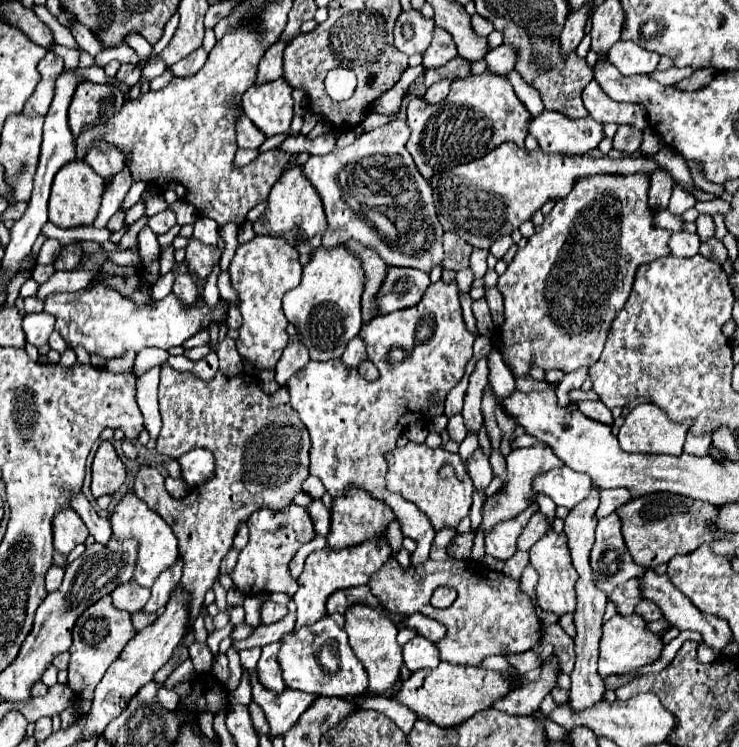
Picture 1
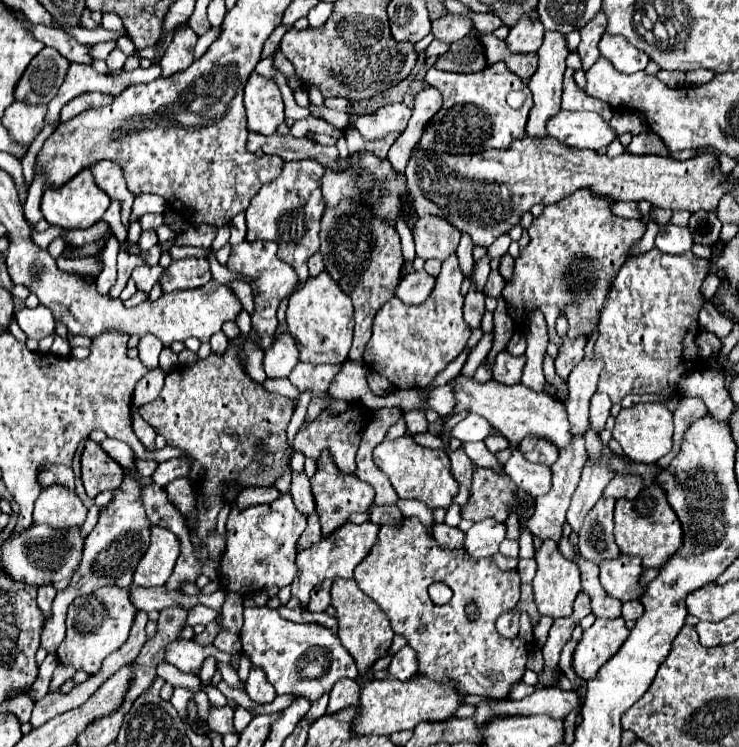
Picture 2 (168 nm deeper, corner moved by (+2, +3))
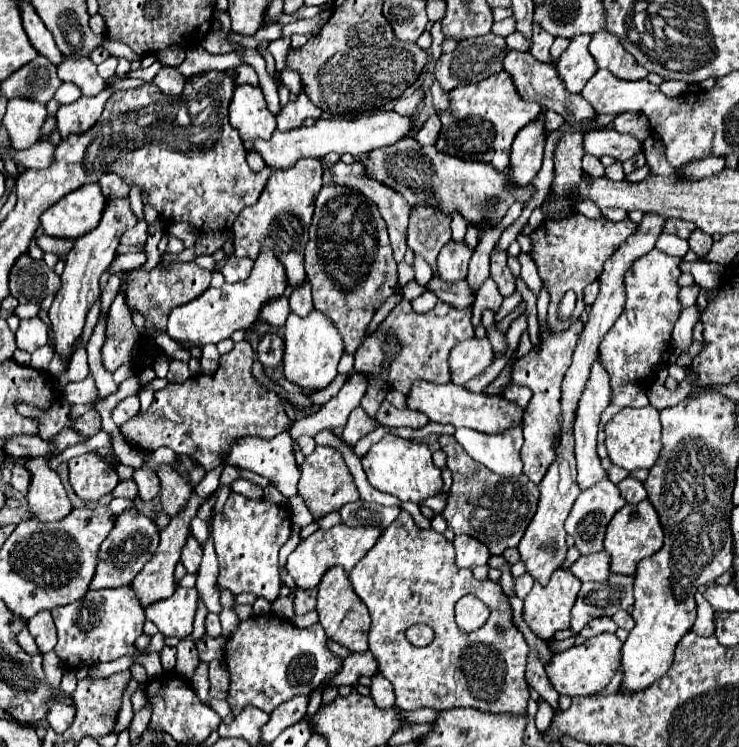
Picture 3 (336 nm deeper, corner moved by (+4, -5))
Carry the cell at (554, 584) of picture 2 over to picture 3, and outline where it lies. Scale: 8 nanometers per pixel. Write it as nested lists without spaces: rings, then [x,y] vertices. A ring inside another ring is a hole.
[[[559,568],[547,586],[541,588],[539,582],[535,582],[533,590],[527,594],[527,598],[523,600],[523,620],[525,624],[531,628],[531,632],[541,638],[541,640],[549,640],[555,636],[555,632],[569,628],[569,620],[571,620],[571,608],[575,604],[577,592],[581,588],[581,580],[573,578],[573,574],[569,574],[569,570]]]

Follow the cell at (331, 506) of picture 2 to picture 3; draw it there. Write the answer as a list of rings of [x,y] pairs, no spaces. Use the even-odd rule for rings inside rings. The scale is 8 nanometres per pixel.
[[[317,446],[311,456],[305,456],[305,462],[301,464],[299,494],[303,496],[307,508],[315,516],[315,520],[319,520],[327,512],[337,512],[343,504],[355,502],[359,498],[359,492],[355,488],[351,472],[343,460],[343,454],[333,446]]]

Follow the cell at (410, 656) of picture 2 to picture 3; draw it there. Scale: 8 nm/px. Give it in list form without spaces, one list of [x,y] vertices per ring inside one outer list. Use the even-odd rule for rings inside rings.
[[[377,674],[377,676],[373,676],[373,684],[371,684],[369,690],[371,690],[369,696],[373,698],[377,708],[385,710],[385,708],[395,706],[395,694],[393,694],[393,688],[389,686],[389,680],[385,680]]]

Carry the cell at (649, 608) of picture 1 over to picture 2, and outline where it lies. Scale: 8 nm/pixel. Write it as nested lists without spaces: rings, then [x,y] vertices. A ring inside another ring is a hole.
[[[631,600],[631,602],[623,604],[623,618],[625,620],[637,620],[637,618],[641,618],[643,612],[645,610],[643,610],[643,604],[639,600]]]

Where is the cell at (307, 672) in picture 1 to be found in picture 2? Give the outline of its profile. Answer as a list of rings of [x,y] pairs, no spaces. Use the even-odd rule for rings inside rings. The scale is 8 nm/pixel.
[[[245,608],[245,624],[241,628],[243,652],[251,658],[253,666],[265,670],[267,680],[277,694],[297,694],[315,702],[329,692],[335,682],[343,678],[357,680],[359,672],[351,654],[339,642],[337,632],[317,622],[301,624],[279,616],[273,608]]]

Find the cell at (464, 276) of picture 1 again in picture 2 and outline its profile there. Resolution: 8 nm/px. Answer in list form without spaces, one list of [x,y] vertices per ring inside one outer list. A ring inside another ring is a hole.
[[[465,234],[461,236],[461,244],[459,244],[459,250],[457,250],[457,258],[459,258],[459,268],[461,268],[461,272],[465,274],[465,276],[469,276],[471,274],[471,270],[473,270],[473,256],[471,256],[471,248],[473,248],[473,244],[471,244],[471,238],[467,238]]]

